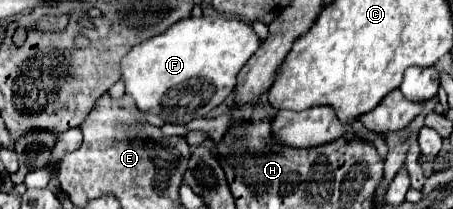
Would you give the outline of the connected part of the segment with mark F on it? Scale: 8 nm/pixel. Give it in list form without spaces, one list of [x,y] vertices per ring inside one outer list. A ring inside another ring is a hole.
[[[189,16],[173,24],[167,32],[137,44],[127,52],[121,62],[121,74],[125,82],[125,92],[133,96],[137,108],[151,114],[161,114],[169,124],[187,124],[195,118],[205,118],[213,108],[217,108],[235,88],[235,78],[247,60],[261,46],[261,38],[255,30],[233,16]]]

